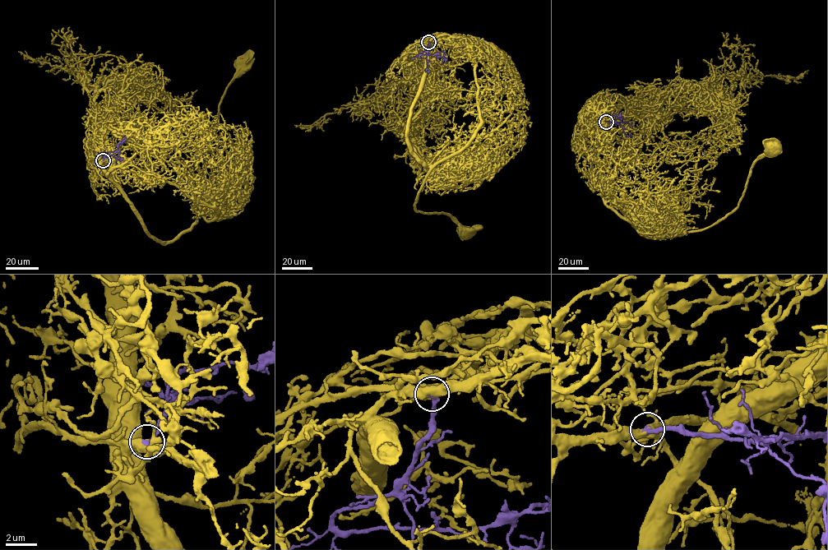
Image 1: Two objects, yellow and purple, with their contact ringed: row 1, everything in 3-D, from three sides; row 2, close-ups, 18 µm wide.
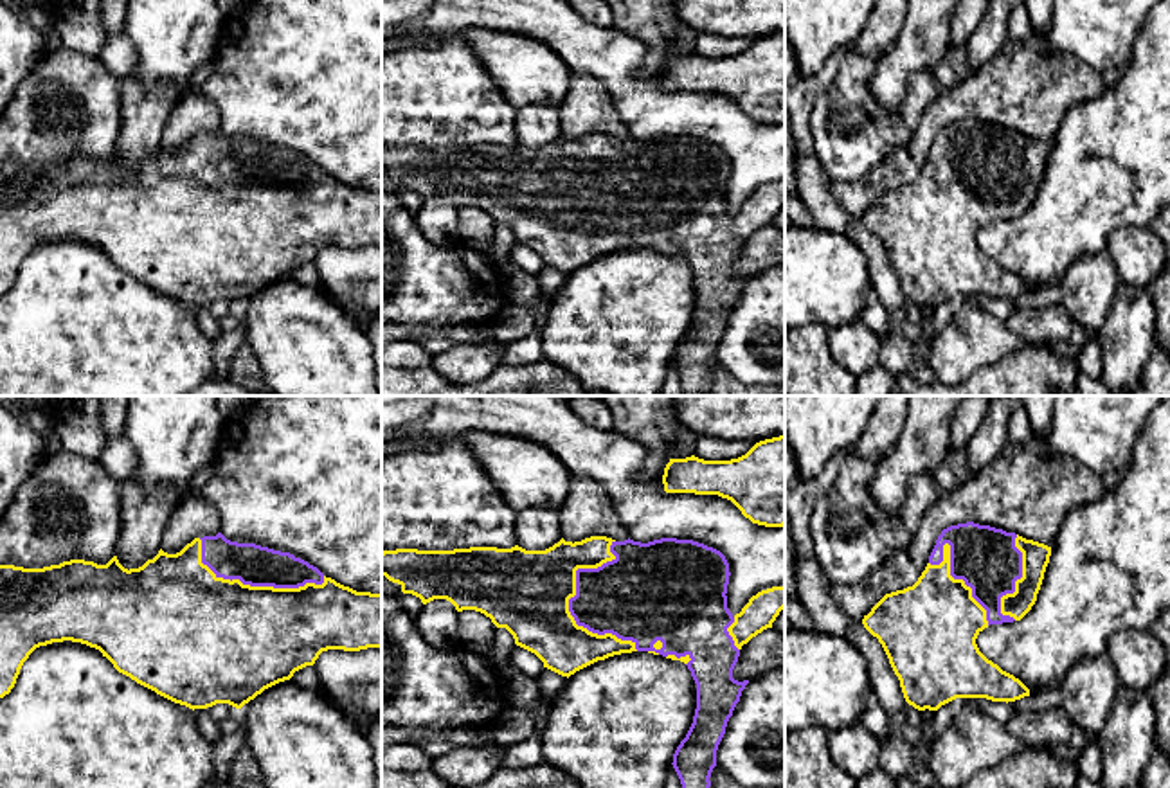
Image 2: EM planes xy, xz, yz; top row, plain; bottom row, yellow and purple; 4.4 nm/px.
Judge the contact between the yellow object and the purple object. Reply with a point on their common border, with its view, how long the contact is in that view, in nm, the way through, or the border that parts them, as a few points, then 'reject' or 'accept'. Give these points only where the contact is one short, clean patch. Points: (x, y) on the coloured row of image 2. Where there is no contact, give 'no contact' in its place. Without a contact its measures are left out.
xz (567, 601) | 500 nm | accept

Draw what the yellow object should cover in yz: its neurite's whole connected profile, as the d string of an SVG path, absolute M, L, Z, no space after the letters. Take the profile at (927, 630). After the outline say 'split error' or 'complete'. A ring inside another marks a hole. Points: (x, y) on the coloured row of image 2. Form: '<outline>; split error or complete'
M974 522L950 525L941 531L929 556L929 563L913 587L886 594L868 615L864 628L882 644L904 698L918 711L938 711L956 698L986 698L1015 702L1030 696L1030 689L1013 675L988 660L977 648L977 635L990 624L1021 621L1035 604L1051 547Z; split error

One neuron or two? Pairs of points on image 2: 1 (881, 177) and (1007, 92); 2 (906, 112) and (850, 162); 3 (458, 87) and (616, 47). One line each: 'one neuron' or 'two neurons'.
1: one neuron
2: one neuron
3: two neurons

